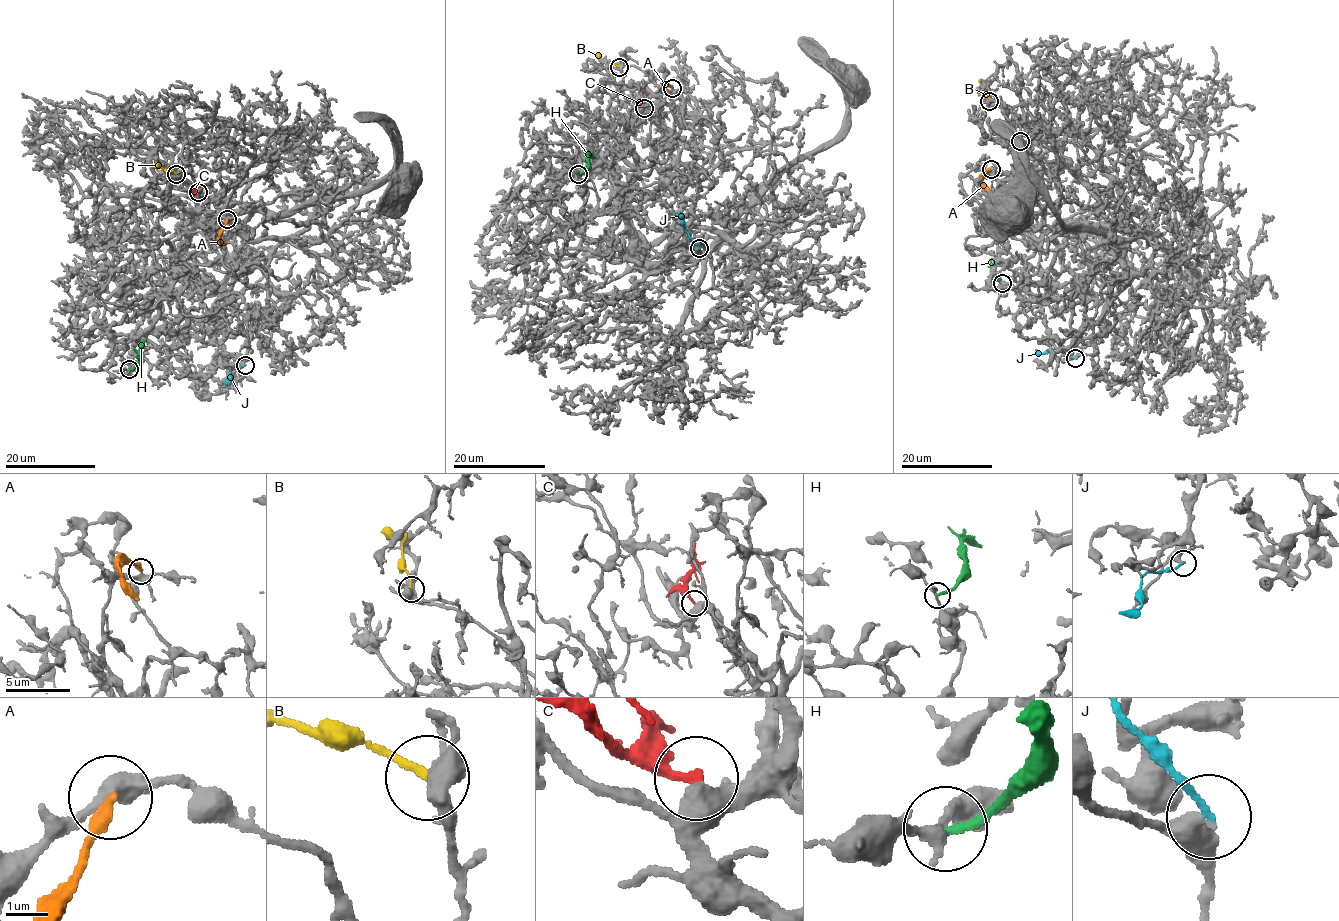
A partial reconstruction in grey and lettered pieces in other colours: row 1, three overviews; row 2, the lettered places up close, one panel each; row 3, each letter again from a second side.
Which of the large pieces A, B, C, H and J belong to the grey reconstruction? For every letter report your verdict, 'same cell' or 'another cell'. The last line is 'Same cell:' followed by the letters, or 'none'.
A: another cell
B: another cell
C: another cell
H: another cell
J: another cell
Same cell: none

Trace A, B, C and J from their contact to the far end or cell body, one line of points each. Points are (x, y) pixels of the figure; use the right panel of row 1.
A: (991, 168), (982, 178), (991, 192)
B: (989, 100), (985, 82), (978, 80)
C: (1020, 141), (1008, 133), (1015, 135)
J: (1075, 358), (1056, 349), (1041, 353), (1035, 350)

